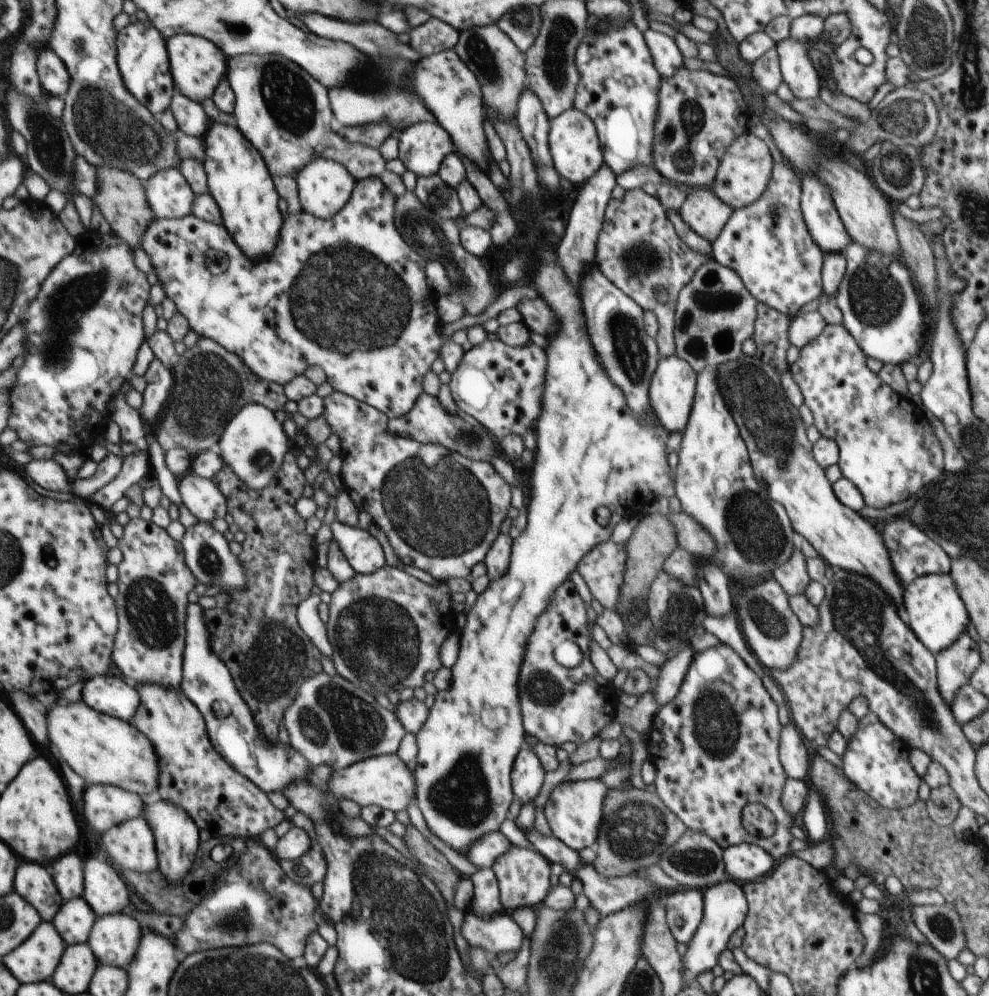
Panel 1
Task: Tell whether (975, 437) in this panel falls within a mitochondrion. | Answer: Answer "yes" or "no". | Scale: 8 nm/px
yes

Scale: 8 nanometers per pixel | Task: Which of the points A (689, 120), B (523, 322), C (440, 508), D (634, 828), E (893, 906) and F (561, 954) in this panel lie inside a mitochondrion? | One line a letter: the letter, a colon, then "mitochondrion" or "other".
A: mitochondrion
B: other
C: mitochondrion
D: mitochondrion
E: other
F: mitochondrion

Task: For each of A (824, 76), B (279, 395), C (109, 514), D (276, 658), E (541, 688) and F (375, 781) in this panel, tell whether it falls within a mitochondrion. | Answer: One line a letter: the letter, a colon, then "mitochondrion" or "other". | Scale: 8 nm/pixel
A: other
B: other
C: other
D: mitochondrion
E: mitochondrion
F: other

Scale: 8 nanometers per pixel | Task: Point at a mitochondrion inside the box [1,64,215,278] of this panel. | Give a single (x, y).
(110, 131)

